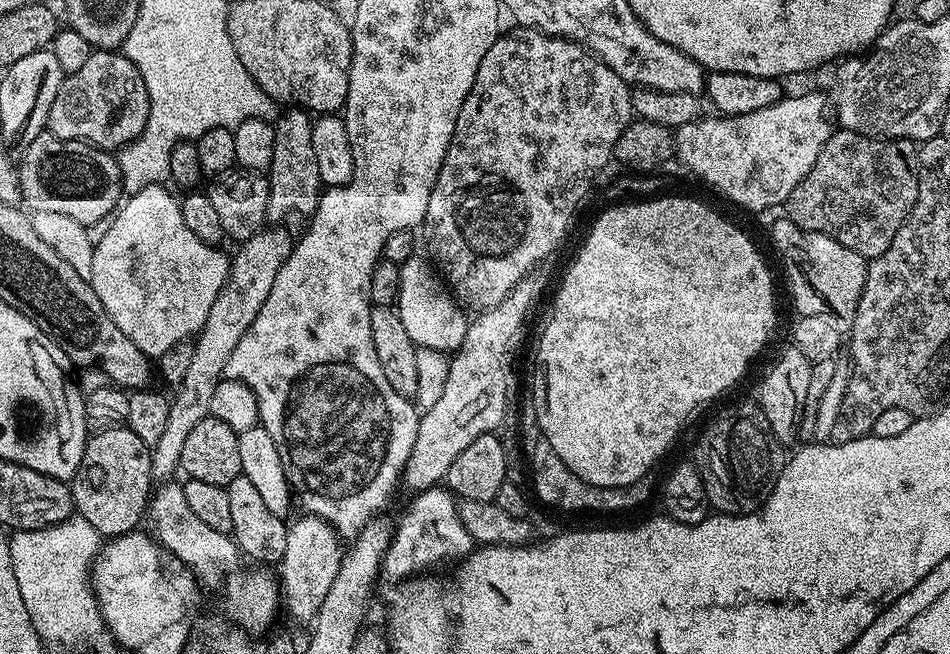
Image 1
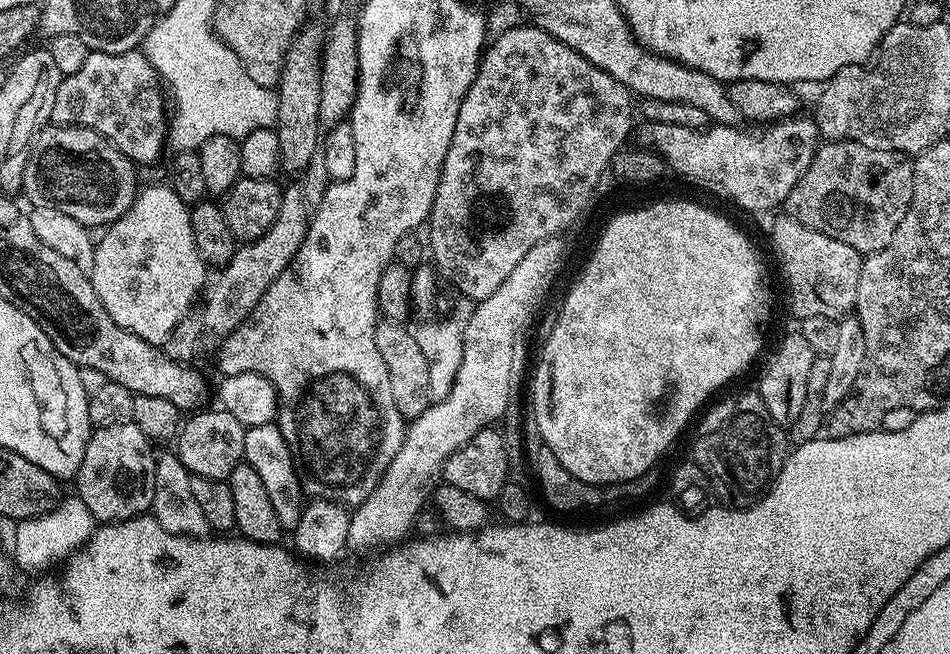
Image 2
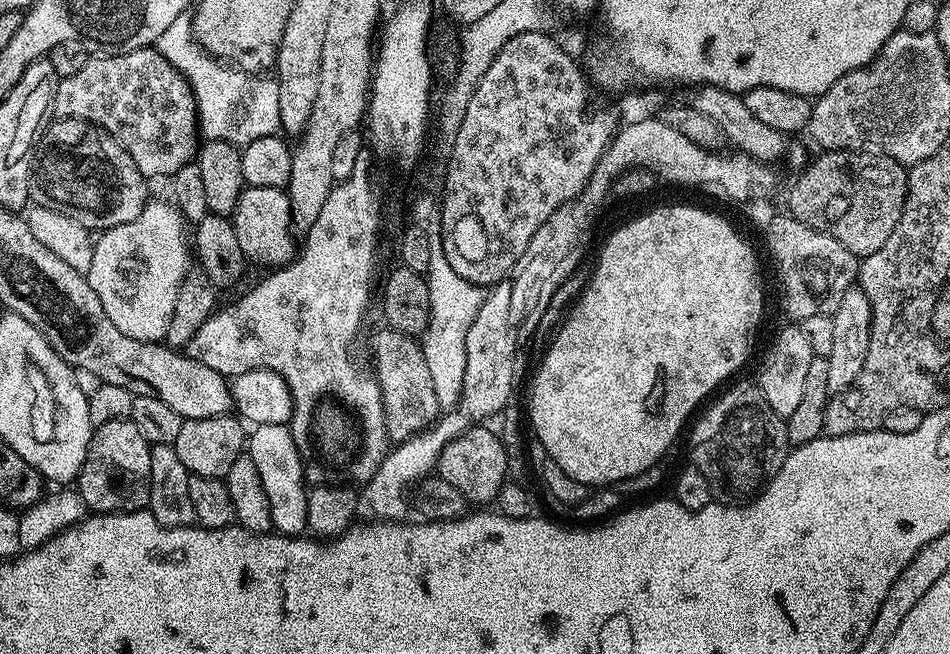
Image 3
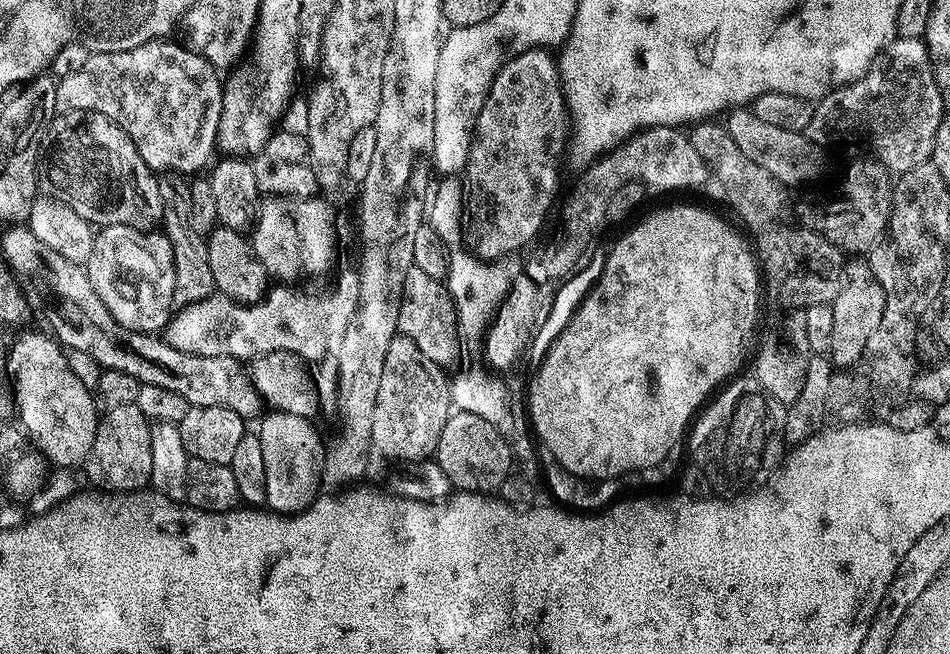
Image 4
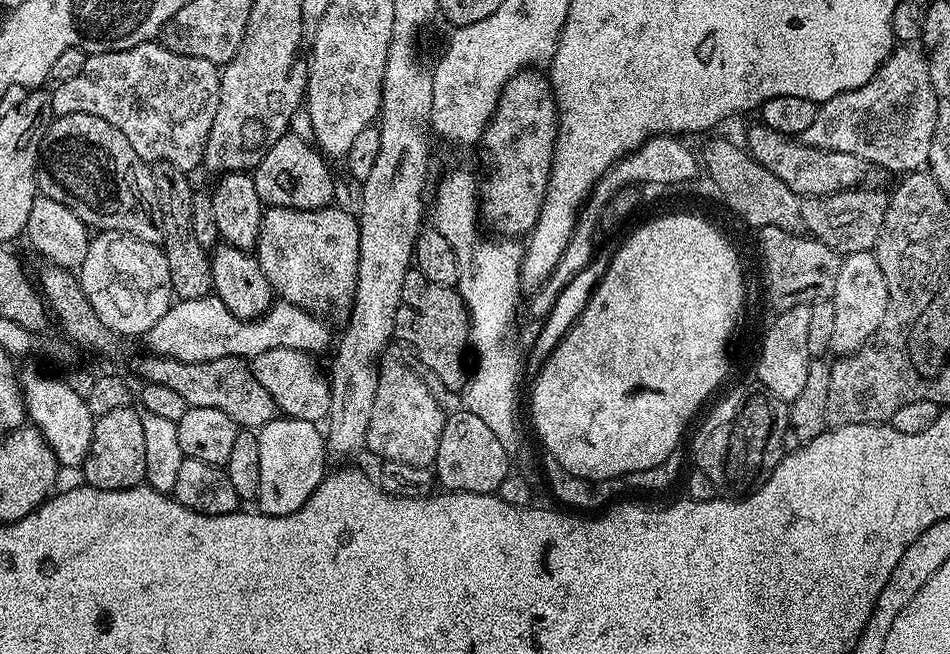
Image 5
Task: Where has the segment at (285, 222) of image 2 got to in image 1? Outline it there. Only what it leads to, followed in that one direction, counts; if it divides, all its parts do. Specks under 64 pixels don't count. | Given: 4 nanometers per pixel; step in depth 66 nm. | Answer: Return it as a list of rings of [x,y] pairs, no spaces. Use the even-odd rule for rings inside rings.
[[[276,226],[273,232],[261,231],[239,245],[236,257],[231,257],[228,265],[228,277],[220,293],[210,306],[210,314],[206,314],[204,328],[194,340],[190,370],[186,370],[186,378],[178,385],[176,397],[172,396],[169,406],[169,418],[166,430],[156,445],[152,446],[152,478],[156,482],[164,482],[177,475],[182,458],[182,445],[186,442],[190,430],[198,426],[210,415],[210,401],[218,382],[225,379],[226,358],[234,352],[238,338],[246,334],[250,322],[258,318],[258,310],[262,310],[262,302],[274,287],[274,278],[278,278],[278,270],[288,261],[292,253],[293,237],[283,232],[283,227]]]

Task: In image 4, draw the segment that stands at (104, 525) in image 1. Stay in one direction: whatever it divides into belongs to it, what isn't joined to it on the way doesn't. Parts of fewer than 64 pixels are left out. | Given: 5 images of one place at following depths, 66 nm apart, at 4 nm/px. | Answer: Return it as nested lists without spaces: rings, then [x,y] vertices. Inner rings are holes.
[[[137,404],[118,406],[115,410],[103,413],[99,417],[94,434],[94,442],[90,446],[88,459],[82,465],[82,471],[88,475],[88,480],[93,489],[105,494],[135,494],[149,487],[152,478],[150,466],[150,434],[152,429],[150,421],[144,416]]]

